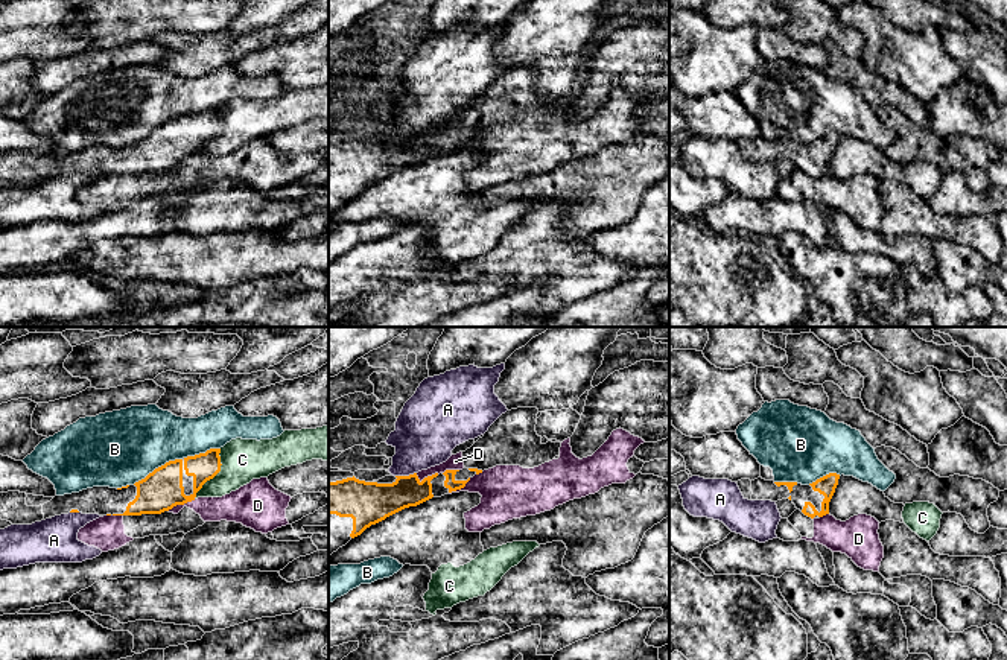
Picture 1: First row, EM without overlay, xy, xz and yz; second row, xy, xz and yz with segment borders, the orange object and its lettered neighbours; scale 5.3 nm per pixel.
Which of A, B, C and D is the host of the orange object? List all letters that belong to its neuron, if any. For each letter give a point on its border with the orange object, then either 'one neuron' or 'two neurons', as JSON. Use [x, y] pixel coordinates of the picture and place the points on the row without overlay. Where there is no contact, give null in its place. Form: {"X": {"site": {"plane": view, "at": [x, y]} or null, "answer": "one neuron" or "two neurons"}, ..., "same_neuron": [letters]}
{"A": {"site": {"plane": "xz", "at": [405, 136]}, "answer": "two neurons"}, "B": {"site": {"plane": "xy", "at": [158, 126]}, "answer": "two neurons"}, "C": {"site": {"plane": "xy", "at": [215, 134]}, "answer": "two neurons"}, "D": {"site": {"plane": "xy", "at": [181, 163]}, "answer": "two neurons"}, "same_neuron": []}

